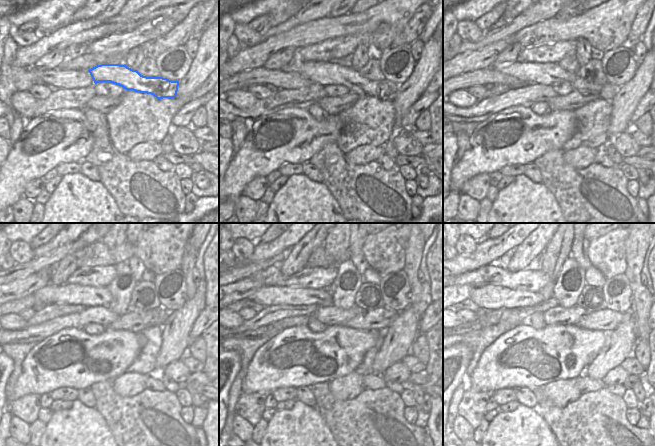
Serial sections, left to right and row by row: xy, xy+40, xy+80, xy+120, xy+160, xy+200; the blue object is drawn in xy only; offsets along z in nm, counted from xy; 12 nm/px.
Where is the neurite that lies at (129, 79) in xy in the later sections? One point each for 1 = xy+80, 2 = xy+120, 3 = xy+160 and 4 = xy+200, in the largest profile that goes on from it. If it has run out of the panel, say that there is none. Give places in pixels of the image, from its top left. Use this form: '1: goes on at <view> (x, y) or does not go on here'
1: goes on at xy+80 (548, 73)
2: goes on at xy+120 (70, 294)
3: goes on at xy+160 (267, 295)
4: goes on at xy+200 (489, 297)

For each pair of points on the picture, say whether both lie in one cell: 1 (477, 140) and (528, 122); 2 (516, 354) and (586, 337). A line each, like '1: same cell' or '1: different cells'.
1: same cell
2: same cell

